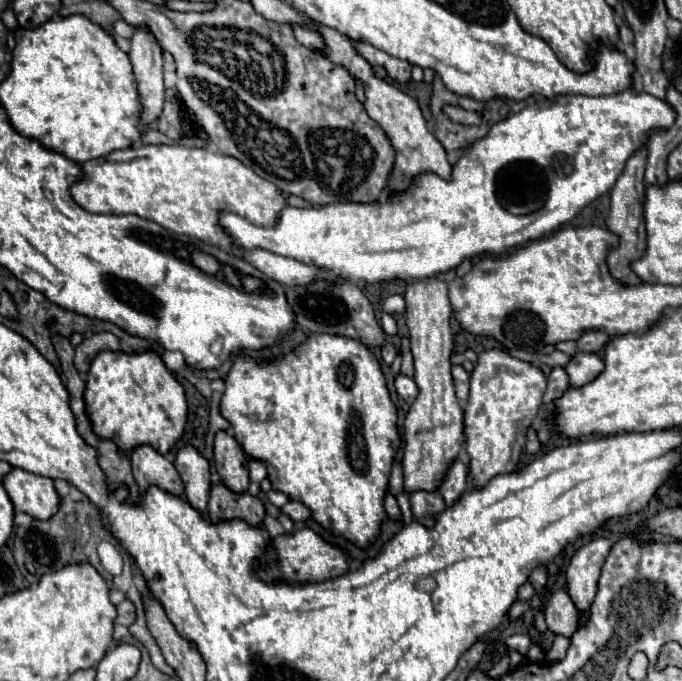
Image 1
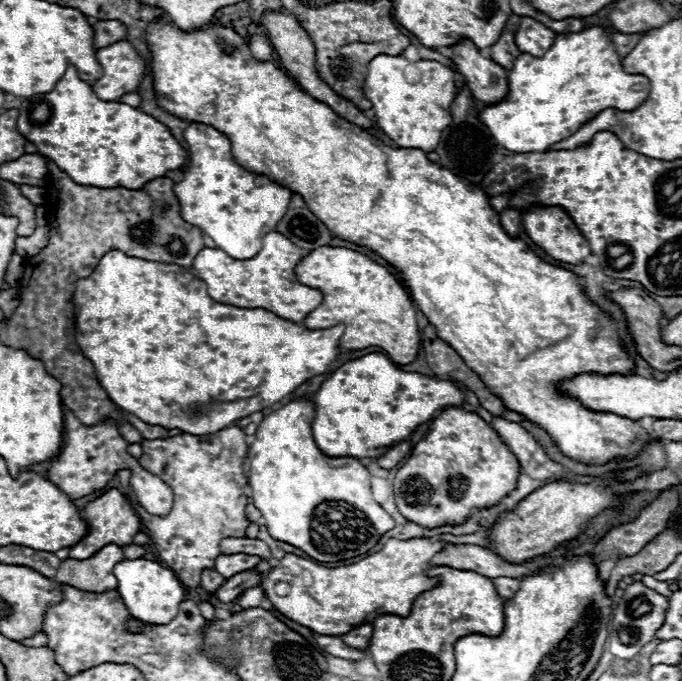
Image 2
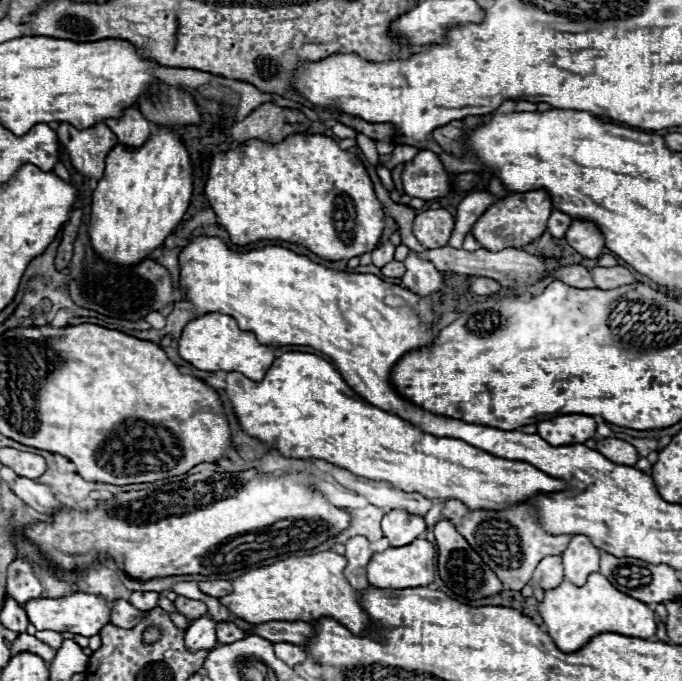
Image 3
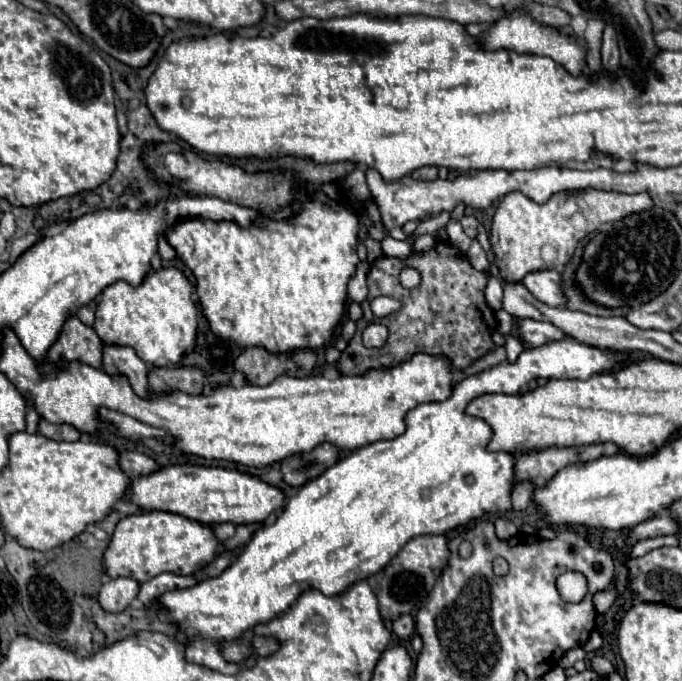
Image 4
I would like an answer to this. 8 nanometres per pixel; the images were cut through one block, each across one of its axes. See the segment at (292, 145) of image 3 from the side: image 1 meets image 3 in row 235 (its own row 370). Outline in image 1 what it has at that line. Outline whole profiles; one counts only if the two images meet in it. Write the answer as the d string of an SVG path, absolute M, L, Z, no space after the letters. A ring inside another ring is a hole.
M314 332L300 346L296 346L294 350L290 350L282 356L276 356L270 362L256 362L254 358L244 356L244 354L236 356L236 360L234 360L234 364L232 364L224 382L226 382L226 390L224 390L224 396L222 396L222 402L220 402L220 412L232 424L234 438L244 448L244 452L266 464L272 488L288 494L296 502L306 504L312 510L314 520L320 522L324 528L332 530L334 534L348 538L356 546L370 544L380 532L380 522L386 518L384 494L386 494L386 488L388 488L388 476L390 476L392 460L394 460L396 450L400 446L400 436L398 436L398 430L396 430L396 406L390 400L390 392L386 388L386 380L384 380L384 374L380 370L380 362L372 354L372 350L366 348L360 340L350 340L348 336L334 336L334 334Z

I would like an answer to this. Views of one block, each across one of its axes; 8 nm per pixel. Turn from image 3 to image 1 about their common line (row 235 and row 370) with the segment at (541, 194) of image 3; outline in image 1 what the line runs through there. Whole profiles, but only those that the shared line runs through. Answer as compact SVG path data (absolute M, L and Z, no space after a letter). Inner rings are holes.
M500 348L482 350L470 376L470 398L464 408L470 472L474 486L484 486L496 474L516 470L526 442L526 428L536 418L546 390L546 376L530 362L512 358Z

